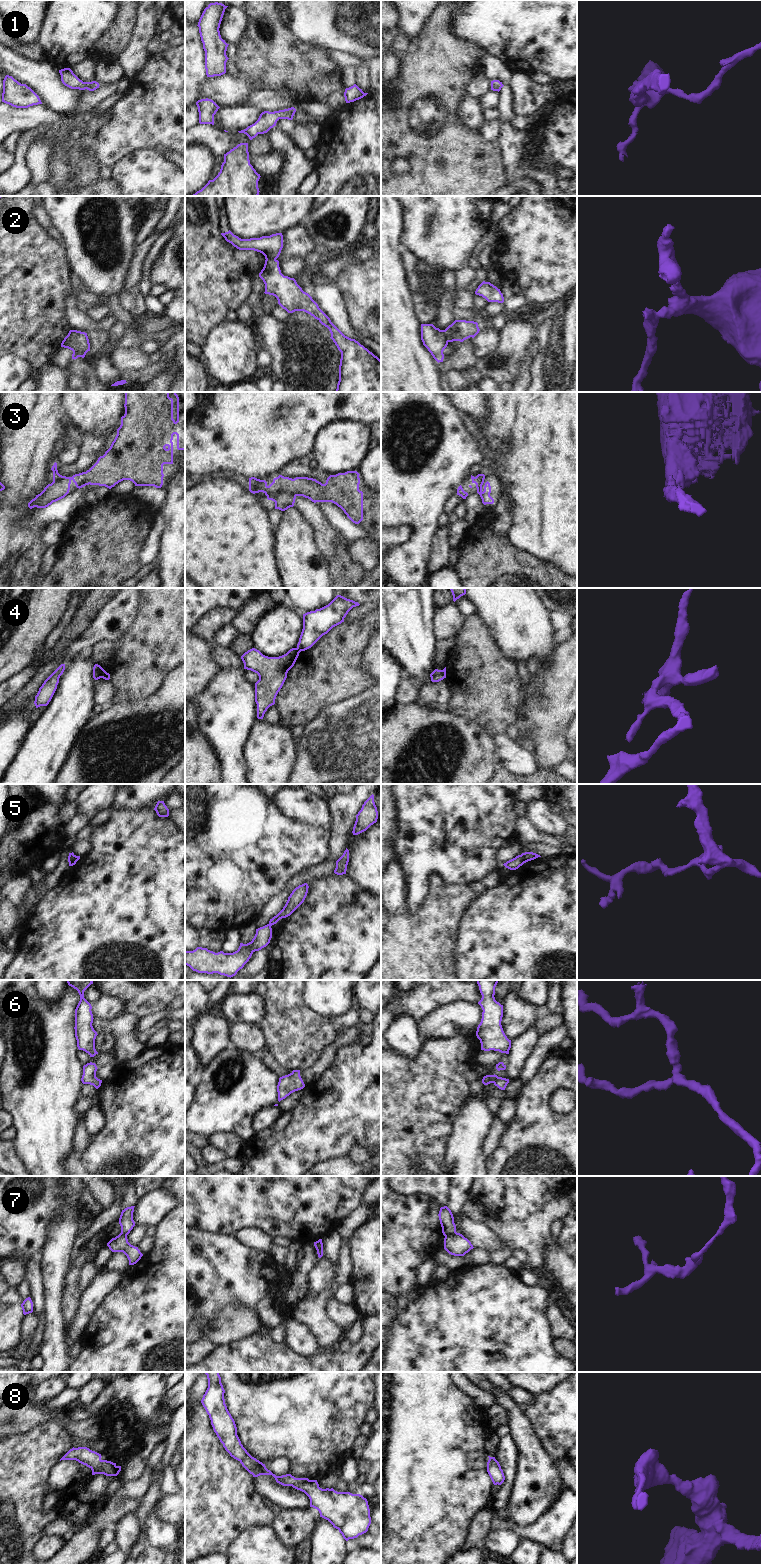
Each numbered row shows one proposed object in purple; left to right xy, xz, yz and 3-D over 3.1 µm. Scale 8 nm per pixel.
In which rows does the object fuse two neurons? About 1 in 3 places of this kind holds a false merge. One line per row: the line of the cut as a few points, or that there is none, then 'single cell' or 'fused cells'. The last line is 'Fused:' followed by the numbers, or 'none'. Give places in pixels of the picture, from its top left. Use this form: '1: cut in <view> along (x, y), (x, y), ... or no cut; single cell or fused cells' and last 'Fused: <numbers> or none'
1: no cut; single cell
2: cut in yz along (443, 330), (449, 341); fused cells
3: no cut; single cell
4: cut in xz along (296, 648), (299, 652); fused cells
5: cut in yz along (521, 854), (524, 862); fused cells
6: no cut; single cell
7: cut in yz along (456, 1232), (445, 1237); fused cells
8: no cut; single cell
Fused: 2, 4, 5, 7

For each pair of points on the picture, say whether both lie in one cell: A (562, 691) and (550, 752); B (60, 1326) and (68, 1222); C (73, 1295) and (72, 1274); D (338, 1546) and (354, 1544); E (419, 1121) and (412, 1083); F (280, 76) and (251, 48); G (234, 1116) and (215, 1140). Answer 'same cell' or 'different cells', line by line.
A: same cell
B: same cell
C: same cell
D: different cells
E: same cell
F: same cell
G: different cells

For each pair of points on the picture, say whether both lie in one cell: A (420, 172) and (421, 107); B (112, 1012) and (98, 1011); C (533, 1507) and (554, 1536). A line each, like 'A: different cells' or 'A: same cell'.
A: same cell
B: same cell
C: different cells

